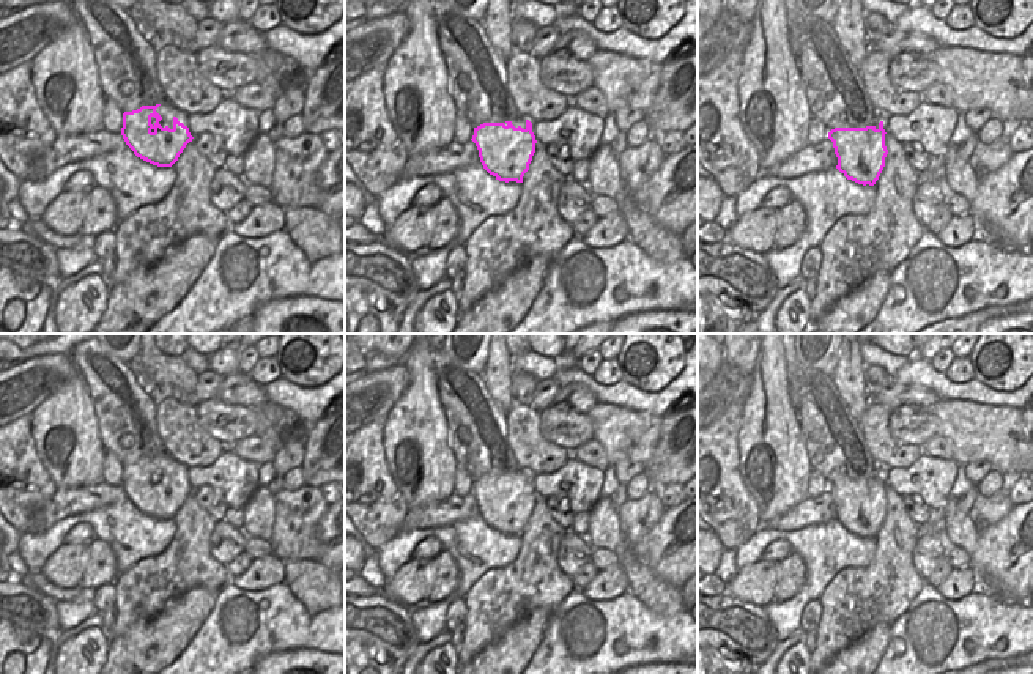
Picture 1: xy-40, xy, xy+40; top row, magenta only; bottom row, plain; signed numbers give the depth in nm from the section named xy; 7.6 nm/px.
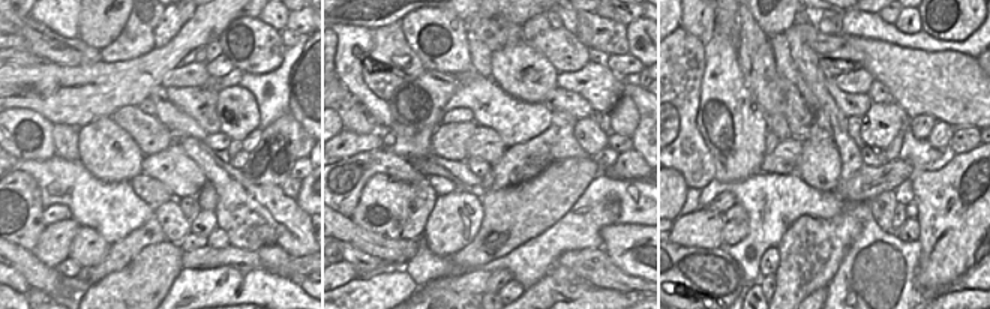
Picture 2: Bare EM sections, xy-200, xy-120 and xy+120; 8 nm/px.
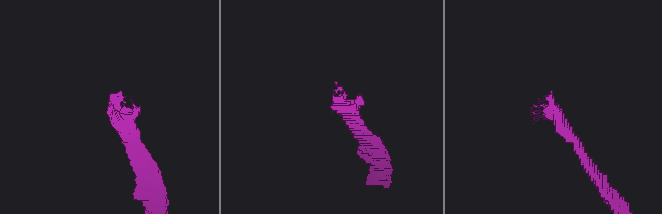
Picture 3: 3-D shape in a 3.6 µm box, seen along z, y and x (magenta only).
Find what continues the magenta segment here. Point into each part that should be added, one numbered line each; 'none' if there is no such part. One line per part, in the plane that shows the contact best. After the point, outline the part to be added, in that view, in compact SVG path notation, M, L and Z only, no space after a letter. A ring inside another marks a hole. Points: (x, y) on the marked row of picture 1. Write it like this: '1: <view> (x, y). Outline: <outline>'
1: xy-40 (122, 158). Outline: M124 145L117 148L115 151L109 154L101 154L93 159L88 159L82 168L90 168L102 165L106 173L117 173L120 168L129 168L134 175L137 175L140 180L151 181L154 184L168 184L173 186L173 181L176 178L175 167L157 167L153 165L134 154L134 151Z

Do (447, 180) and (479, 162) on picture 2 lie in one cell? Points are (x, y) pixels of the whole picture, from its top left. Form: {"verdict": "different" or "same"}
{"verdict": "different"}

